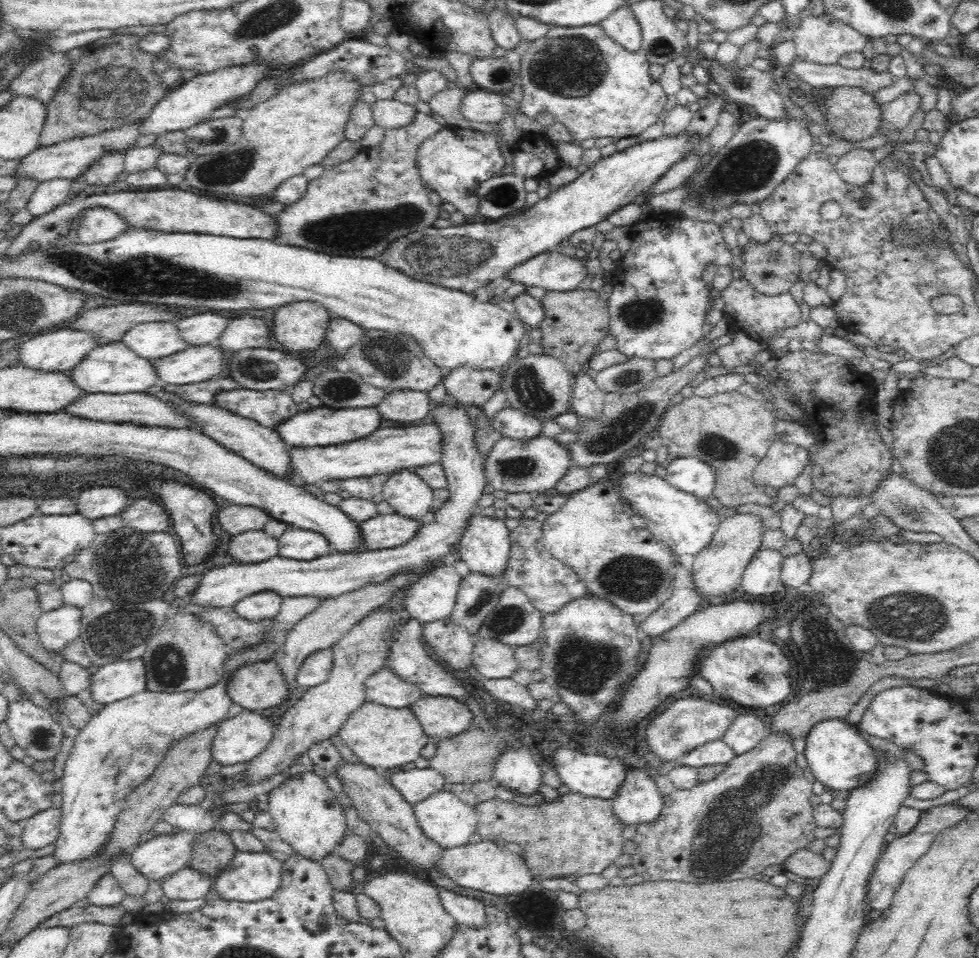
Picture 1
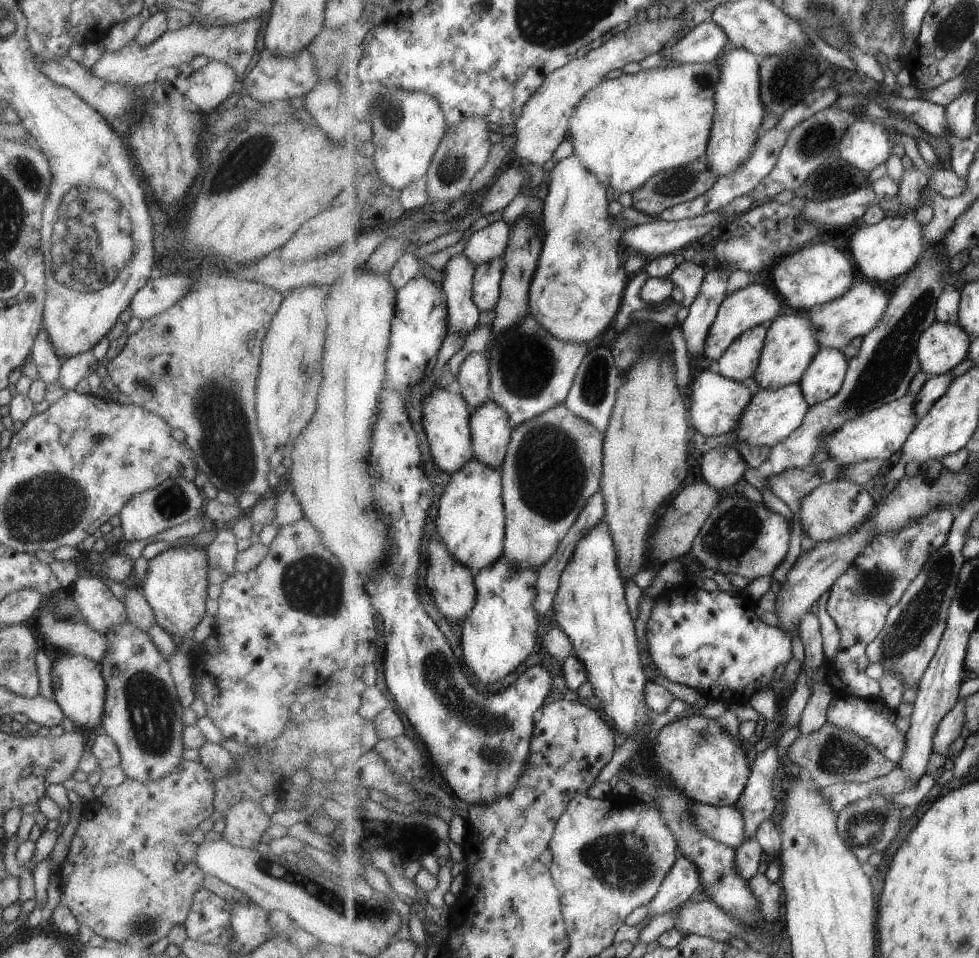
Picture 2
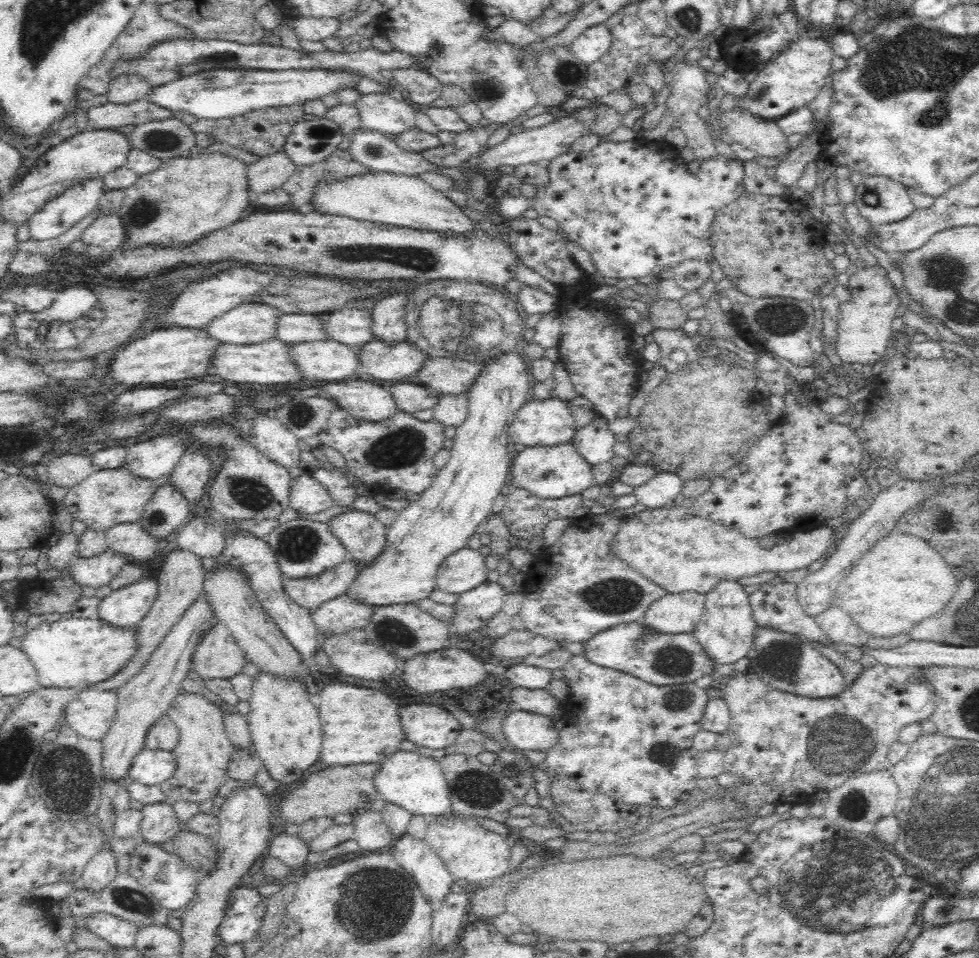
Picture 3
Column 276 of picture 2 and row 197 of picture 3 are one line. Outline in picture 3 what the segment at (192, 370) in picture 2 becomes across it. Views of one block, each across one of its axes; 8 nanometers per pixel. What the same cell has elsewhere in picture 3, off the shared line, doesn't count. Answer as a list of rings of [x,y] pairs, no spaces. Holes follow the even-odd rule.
[[[344,145],[336,149],[326,160],[308,166],[297,166],[282,188],[290,195],[290,202],[299,207],[311,202],[312,186],[316,182],[342,180],[366,172],[370,172],[370,169],[354,161],[348,146]]]

